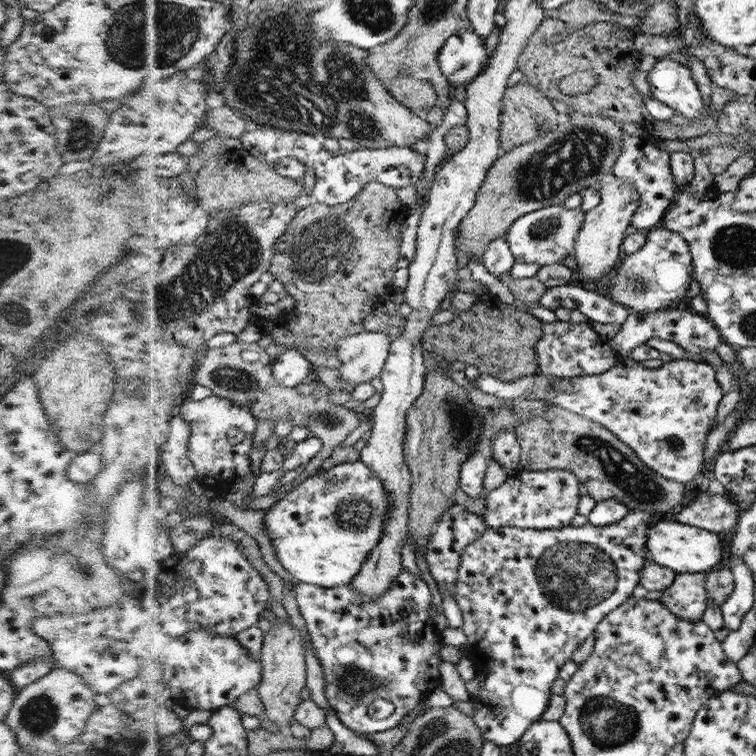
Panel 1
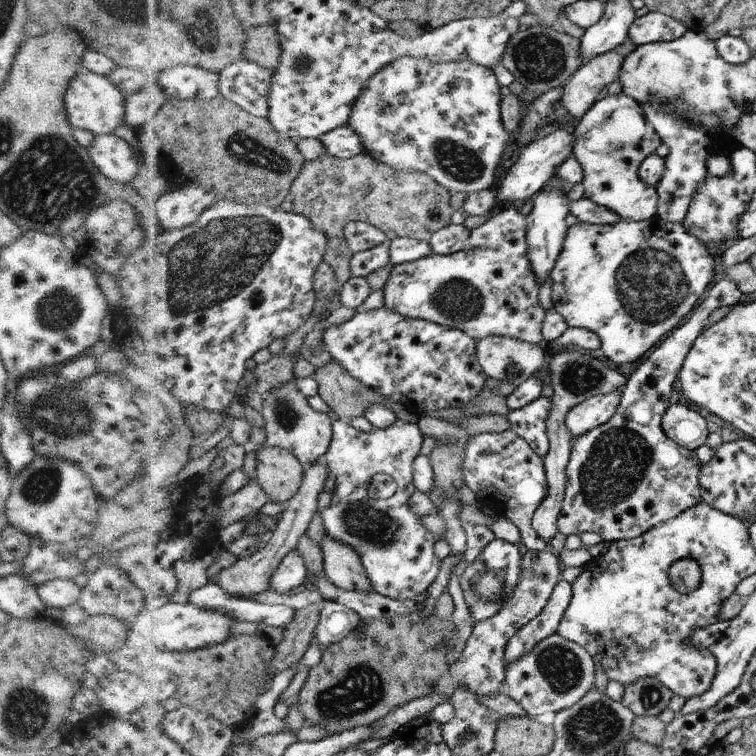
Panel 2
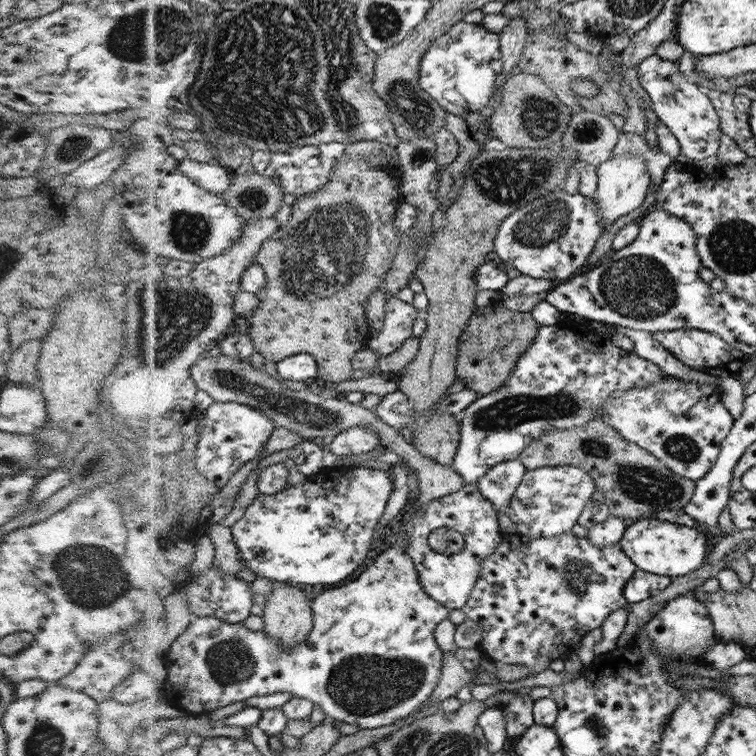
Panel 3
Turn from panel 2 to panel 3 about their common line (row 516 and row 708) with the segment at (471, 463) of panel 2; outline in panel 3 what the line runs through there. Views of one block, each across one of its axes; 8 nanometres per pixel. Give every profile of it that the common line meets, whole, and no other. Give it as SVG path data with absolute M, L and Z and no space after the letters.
M517 690L521 693L518 697L510 700L510 703L497 708L504 709L504 718L506 718L507 738L516 740L521 734L524 734L530 726L534 725L533 718L533 700L527 697L527 690Z

